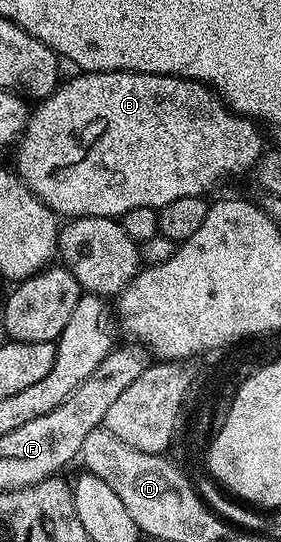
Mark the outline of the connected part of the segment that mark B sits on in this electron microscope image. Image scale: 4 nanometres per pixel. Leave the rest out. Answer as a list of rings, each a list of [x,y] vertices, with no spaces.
[[[104,70],[100,74],[89,72],[75,73],[75,78],[70,78],[61,83],[57,90],[51,92],[48,97],[41,99],[38,106],[29,111],[26,119],[26,130],[16,143],[18,149],[18,174],[32,188],[32,192],[45,204],[49,210],[53,210],[59,216],[67,219],[75,218],[112,218],[121,219],[132,208],[152,208],[161,210],[163,206],[172,204],[172,200],[180,200],[180,196],[196,196],[201,198],[209,195],[209,190],[217,182],[230,178],[233,174],[246,174],[255,169],[259,158],[264,153],[262,146],[262,134],[259,123],[252,118],[245,118],[242,114],[235,114],[227,106],[222,95],[216,90],[205,86],[203,82],[197,82],[191,78],[175,78],[172,74],[136,74],[132,70]]]

